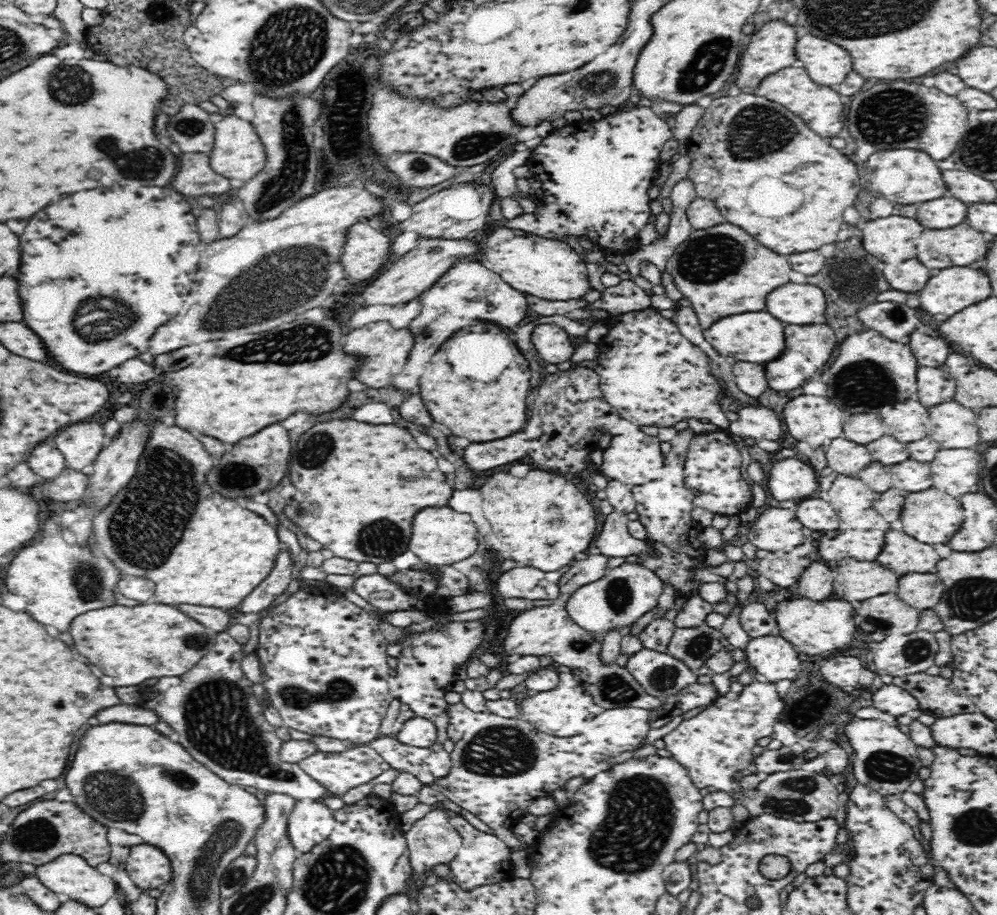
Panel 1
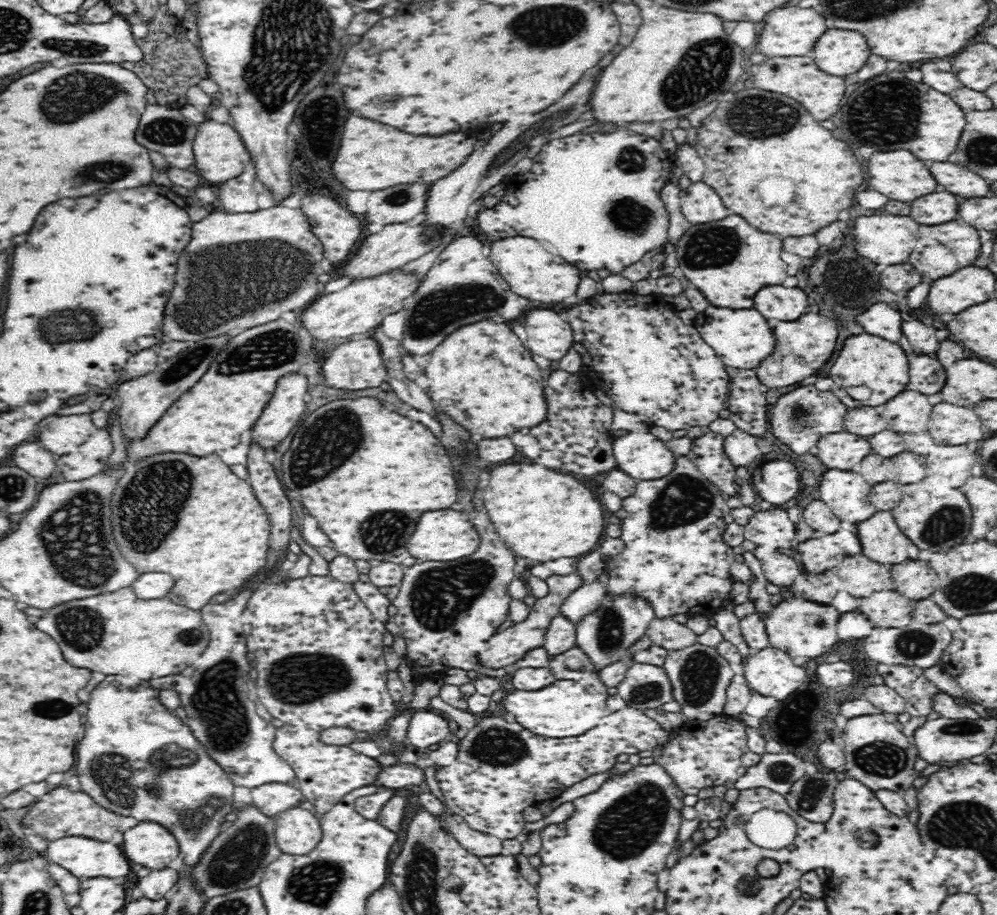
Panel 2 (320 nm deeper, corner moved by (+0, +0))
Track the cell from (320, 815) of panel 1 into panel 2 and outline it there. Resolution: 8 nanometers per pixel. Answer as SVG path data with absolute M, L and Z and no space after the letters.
M295 807L283 811L275 820L275 841L289 855L305 855L322 839L319 818L311 811Z

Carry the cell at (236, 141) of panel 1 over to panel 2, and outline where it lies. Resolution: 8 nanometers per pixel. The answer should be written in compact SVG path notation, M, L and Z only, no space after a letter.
M212 120L204 121L197 125L198 132L194 136L192 152L194 153L194 165L191 167L193 172L202 176L204 180L213 182L217 185L238 176L244 166L250 162L250 155L238 131L232 127L232 124L220 124Z

